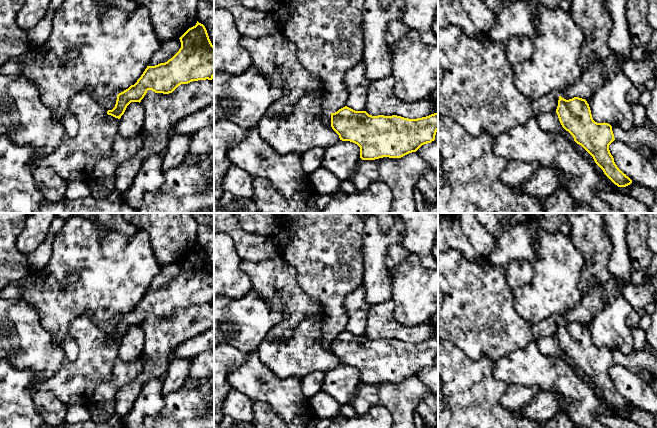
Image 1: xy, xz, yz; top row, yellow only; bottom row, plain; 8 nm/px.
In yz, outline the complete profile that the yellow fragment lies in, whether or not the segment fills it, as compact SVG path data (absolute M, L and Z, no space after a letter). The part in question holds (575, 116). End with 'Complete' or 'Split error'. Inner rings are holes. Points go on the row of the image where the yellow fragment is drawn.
M559 96L556 109L562 127L581 145L618 187L626 187L632 180L615 164L609 145L615 140L612 126L593 120L589 104L585 99L574 97L566 100Z. Complete

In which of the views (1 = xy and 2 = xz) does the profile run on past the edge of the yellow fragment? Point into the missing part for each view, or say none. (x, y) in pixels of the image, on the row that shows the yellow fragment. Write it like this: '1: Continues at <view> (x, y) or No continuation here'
1: No continuation here
2: No continuation here

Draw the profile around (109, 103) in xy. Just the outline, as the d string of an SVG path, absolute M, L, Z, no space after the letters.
M117 96L116 97L110 97L110 98L104 98L104 103L100 104L100 106L102 106L105 110L112 110L115 107L116 104L116 100L117 100Z

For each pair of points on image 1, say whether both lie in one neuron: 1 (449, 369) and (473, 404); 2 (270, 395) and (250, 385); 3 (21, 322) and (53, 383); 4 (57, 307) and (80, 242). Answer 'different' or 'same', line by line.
1: same
2: same
3: different
4: same

